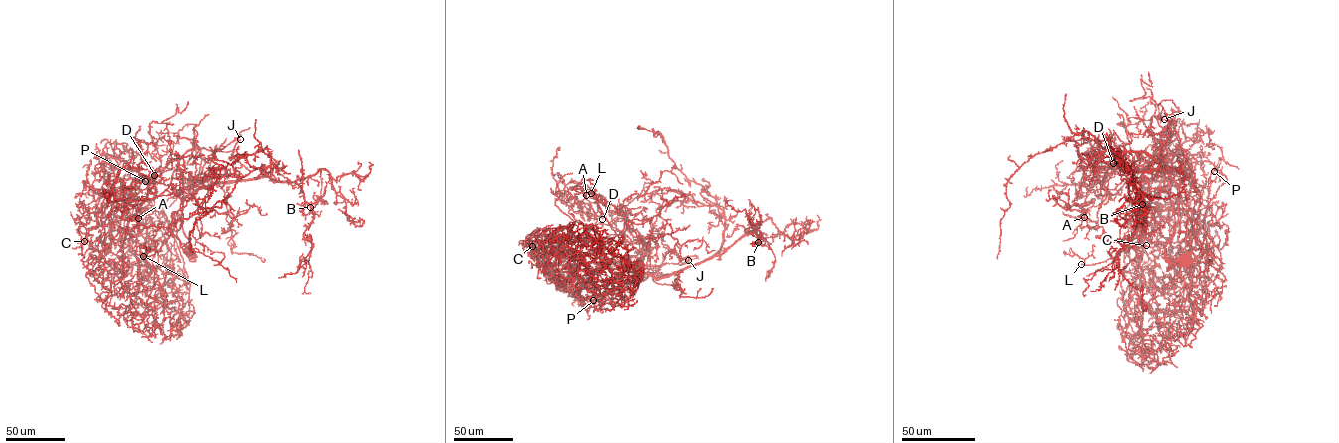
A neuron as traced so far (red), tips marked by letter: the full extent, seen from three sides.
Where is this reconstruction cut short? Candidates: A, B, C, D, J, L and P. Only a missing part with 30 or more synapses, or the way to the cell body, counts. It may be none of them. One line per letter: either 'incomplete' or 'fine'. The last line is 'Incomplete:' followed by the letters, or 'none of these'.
A: fine
B: fine
C: fine
D: incomplete
J: fine
L: incomplete
P: fine
Incomplete: D, L

